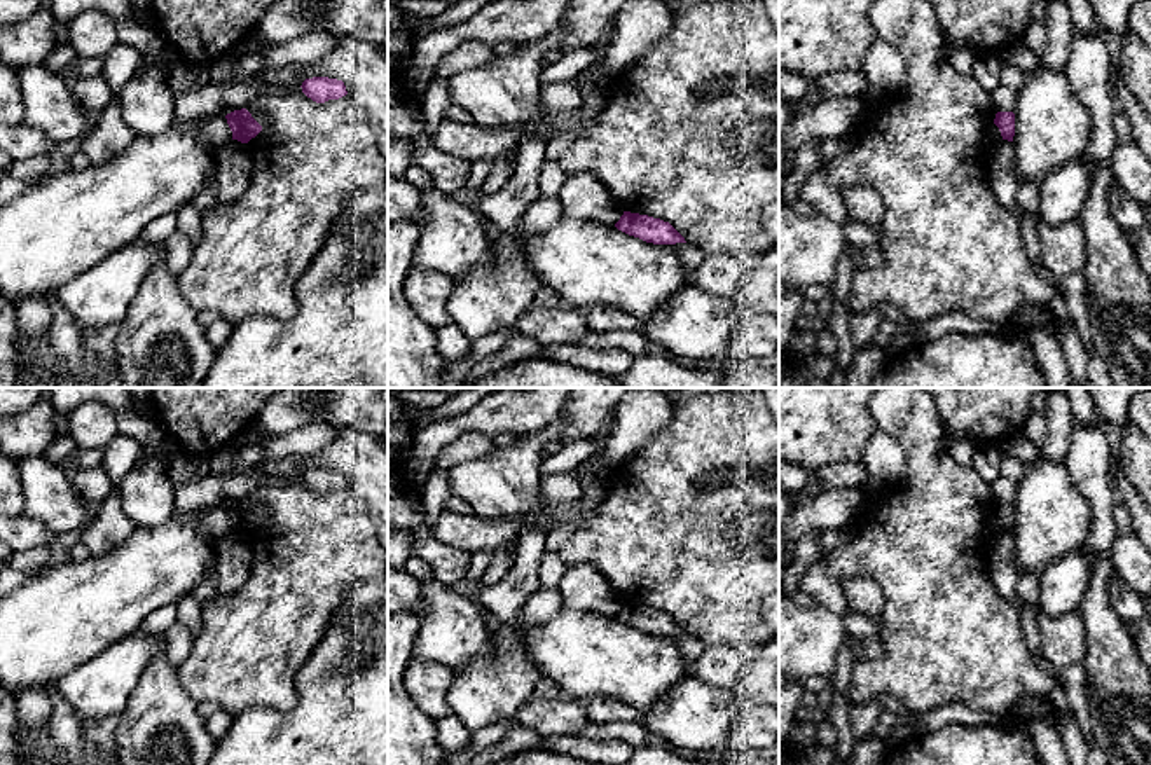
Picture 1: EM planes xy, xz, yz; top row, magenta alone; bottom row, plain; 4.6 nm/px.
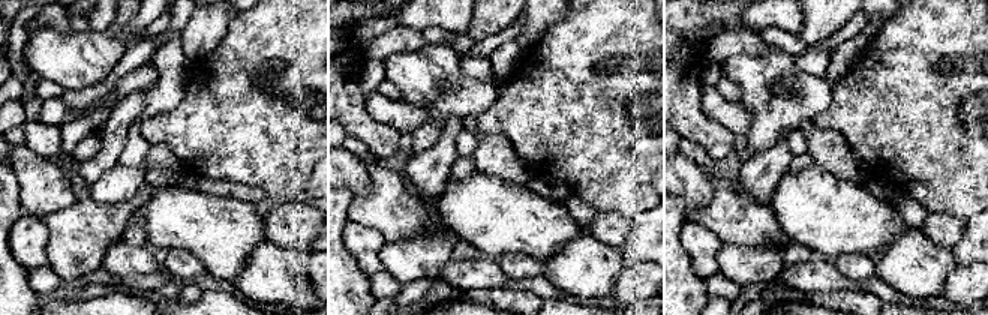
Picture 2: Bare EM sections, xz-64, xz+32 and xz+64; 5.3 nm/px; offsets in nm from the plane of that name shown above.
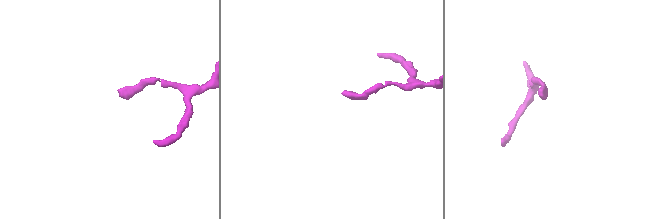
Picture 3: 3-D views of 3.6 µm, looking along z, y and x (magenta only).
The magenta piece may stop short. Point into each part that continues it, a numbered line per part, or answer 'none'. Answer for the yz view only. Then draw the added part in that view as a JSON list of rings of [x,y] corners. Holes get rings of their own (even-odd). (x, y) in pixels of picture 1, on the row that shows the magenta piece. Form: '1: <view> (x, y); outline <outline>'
none

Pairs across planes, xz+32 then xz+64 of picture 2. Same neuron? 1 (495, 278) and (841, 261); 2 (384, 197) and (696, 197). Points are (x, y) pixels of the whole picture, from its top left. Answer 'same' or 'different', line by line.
1: different
2: different

